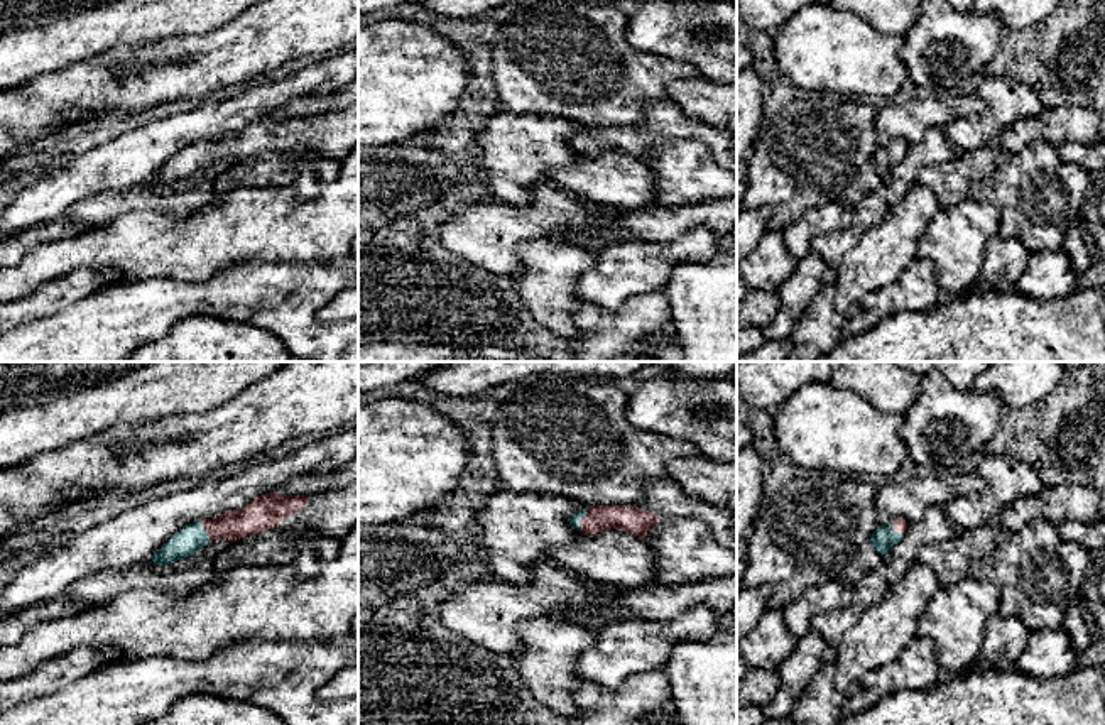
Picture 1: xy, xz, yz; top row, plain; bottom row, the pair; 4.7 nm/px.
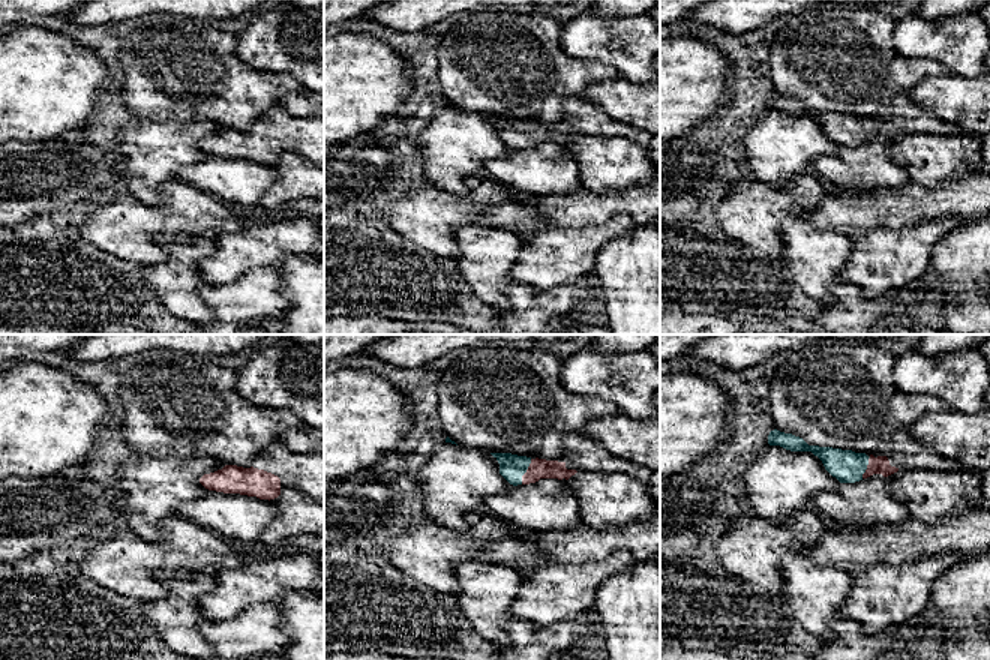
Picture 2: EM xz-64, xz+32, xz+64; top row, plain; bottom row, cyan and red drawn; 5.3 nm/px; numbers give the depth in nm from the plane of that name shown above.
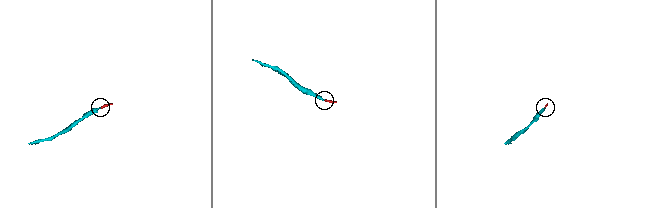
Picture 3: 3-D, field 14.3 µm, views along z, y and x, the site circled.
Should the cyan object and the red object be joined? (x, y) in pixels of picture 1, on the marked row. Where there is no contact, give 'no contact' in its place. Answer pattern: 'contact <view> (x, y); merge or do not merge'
contact xz (582, 516); merge

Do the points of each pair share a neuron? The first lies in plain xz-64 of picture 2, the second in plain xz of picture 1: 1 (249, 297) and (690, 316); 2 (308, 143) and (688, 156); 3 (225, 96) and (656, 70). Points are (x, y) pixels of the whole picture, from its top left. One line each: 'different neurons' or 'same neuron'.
1: different neurons
2: different neurons
3: same neuron

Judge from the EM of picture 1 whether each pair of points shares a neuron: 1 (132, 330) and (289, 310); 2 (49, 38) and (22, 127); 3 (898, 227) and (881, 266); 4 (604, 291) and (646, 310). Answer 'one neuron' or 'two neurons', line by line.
1: one neuron
2: two neurons
3: one neuron
4: two neurons

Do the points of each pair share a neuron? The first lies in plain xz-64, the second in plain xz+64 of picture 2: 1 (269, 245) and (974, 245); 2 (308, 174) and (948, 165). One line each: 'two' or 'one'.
1: two
2: one

